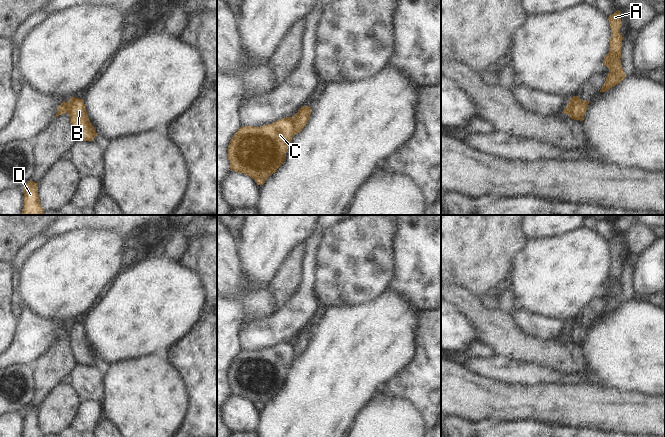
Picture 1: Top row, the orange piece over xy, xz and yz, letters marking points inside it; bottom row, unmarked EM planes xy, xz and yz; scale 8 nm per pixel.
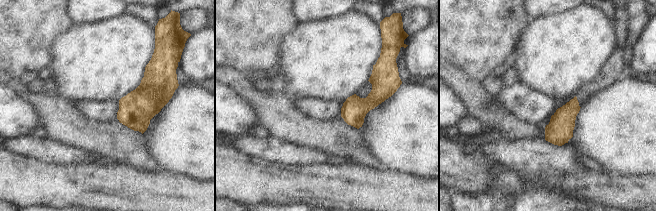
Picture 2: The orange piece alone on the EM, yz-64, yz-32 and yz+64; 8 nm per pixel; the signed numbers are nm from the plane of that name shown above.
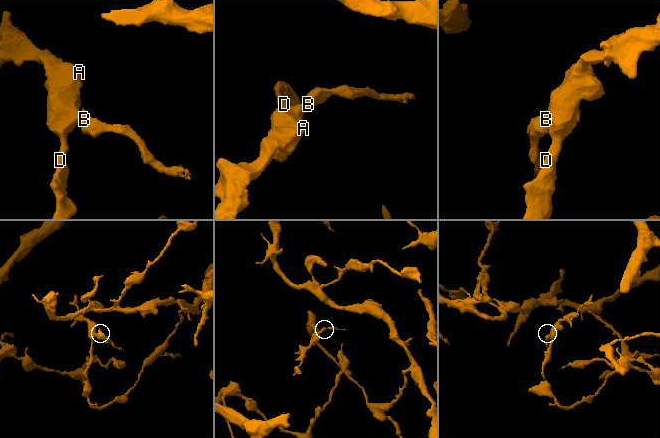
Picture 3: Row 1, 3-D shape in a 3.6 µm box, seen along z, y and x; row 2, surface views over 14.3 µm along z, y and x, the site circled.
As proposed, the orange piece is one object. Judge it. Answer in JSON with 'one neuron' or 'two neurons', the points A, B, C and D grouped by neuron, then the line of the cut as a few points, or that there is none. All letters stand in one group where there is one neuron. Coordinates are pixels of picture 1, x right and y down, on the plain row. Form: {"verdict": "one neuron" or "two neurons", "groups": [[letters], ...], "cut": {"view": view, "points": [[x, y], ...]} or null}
{"verdict": "two neurons", "groups": [["A", "C", "D"], ["B"]], "cut": {"view": "yz", "points": [[569, 323], [571, 326], [570, 337], [573, 342]]}}

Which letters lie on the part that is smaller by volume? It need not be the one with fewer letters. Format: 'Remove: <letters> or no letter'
Remove: B.

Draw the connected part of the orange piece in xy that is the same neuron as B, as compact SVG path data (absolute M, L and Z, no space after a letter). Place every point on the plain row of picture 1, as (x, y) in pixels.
M75 321L70 322L67 337L77 364L93 365L98 358L88 342L84 324Z

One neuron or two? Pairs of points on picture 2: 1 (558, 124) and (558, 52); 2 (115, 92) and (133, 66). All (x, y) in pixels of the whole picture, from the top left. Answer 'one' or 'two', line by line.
1: two
2: one

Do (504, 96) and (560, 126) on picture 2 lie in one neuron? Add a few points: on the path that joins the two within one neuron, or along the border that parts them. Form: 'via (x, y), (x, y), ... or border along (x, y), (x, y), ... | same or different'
border along (557, 109), (550, 116) | different

